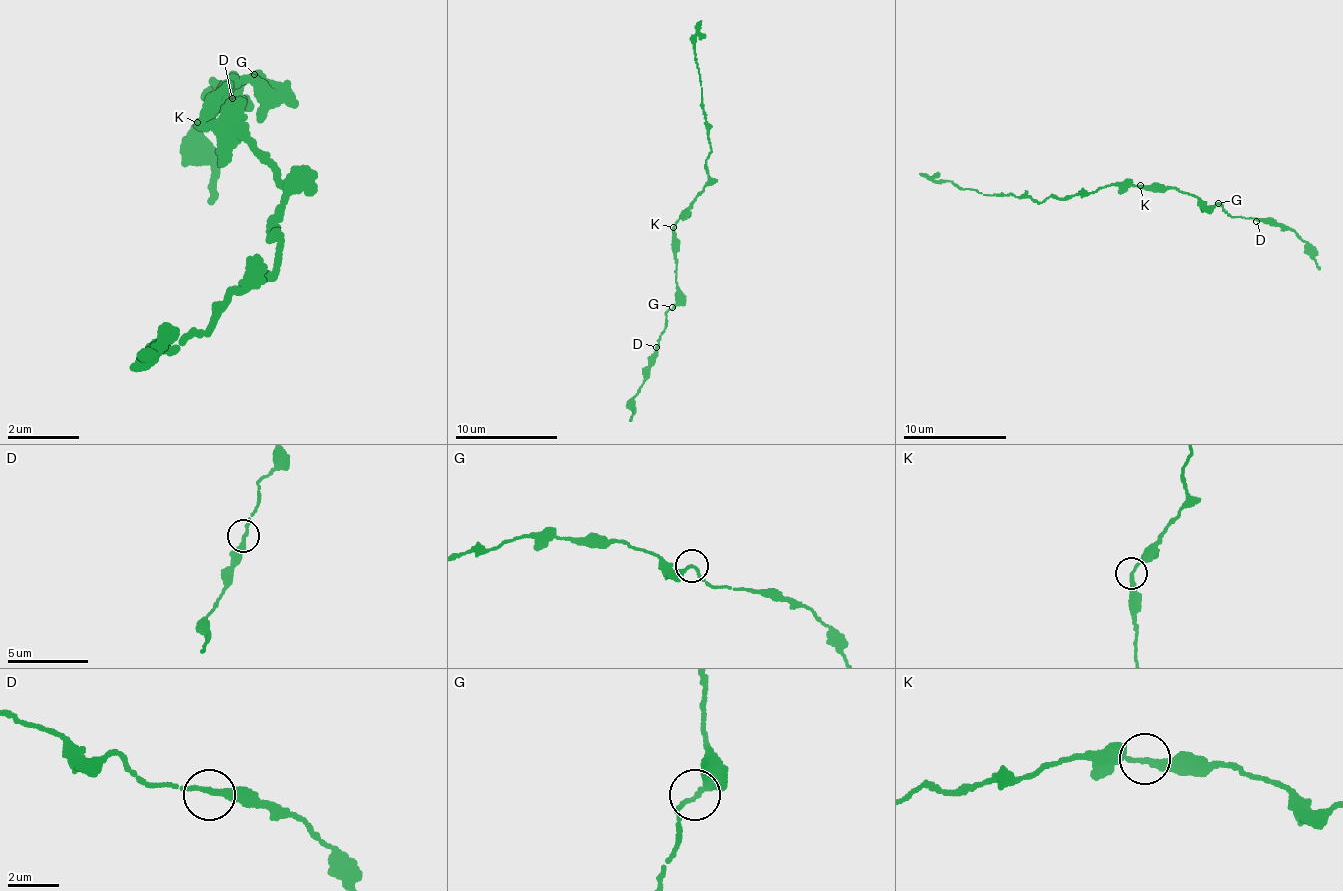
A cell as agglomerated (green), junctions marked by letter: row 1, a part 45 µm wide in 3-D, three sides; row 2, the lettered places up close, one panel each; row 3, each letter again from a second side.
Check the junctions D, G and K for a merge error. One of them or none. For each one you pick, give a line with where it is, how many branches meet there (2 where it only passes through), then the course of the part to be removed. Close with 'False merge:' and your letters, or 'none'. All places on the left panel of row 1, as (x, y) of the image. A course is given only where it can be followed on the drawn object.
False merge: none

